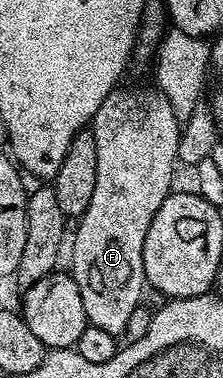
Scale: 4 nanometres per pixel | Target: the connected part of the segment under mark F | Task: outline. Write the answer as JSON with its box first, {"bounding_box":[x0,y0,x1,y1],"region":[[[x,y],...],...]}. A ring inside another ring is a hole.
{"bounding_box":[71,85,182,336],"region":[[[122,85],[120,88],[113,90],[107,96],[107,100],[103,100],[103,104],[99,104],[99,112],[95,112],[93,121],[91,123],[91,129],[93,135],[95,136],[95,156],[97,157],[97,167],[95,168],[95,193],[91,195],[91,204],[87,204],[87,212],[83,212],[79,221],[76,223],[77,231],[72,231],[71,234],[71,246],[73,242],[73,267],[71,267],[71,273],[75,284],[79,284],[79,296],[83,296],[83,308],[85,309],[85,317],[87,319],[88,325],[94,326],[95,328],[103,328],[103,332],[111,332],[114,336],[124,335],[125,329],[127,328],[127,320],[131,317],[131,312],[135,312],[137,306],[142,305],[143,298],[141,298],[141,289],[146,289],[147,283],[145,281],[145,273],[143,272],[143,240],[147,236],[147,228],[151,228],[151,220],[155,220],[155,212],[159,212],[159,204],[163,204],[163,200],[170,192],[174,189],[173,186],[173,169],[179,166],[177,149],[179,148],[182,123],[178,122],[175,118],[175,114],[172,111],[171,105],[167,102],[167,97],[165,97],[159,89],[151,88],[148,90],[145,86],[125,86]]]}

